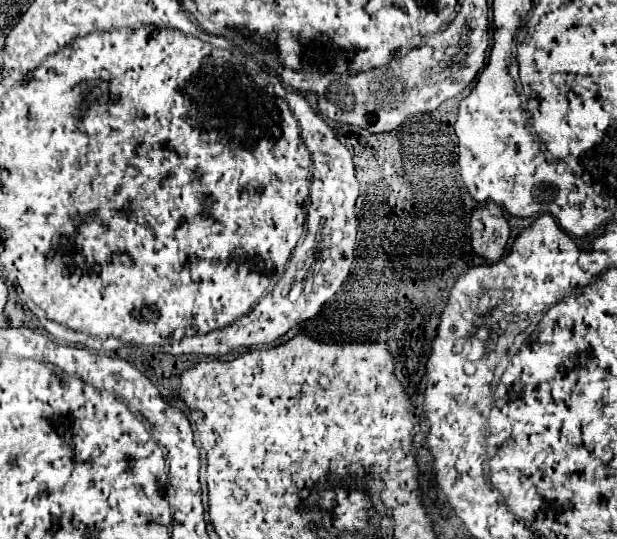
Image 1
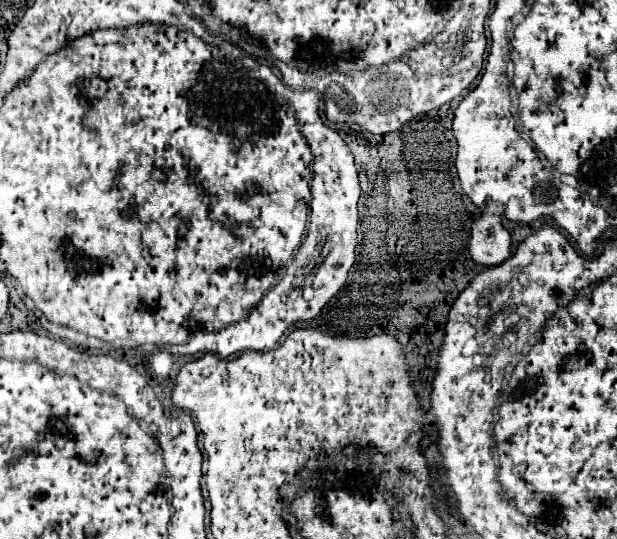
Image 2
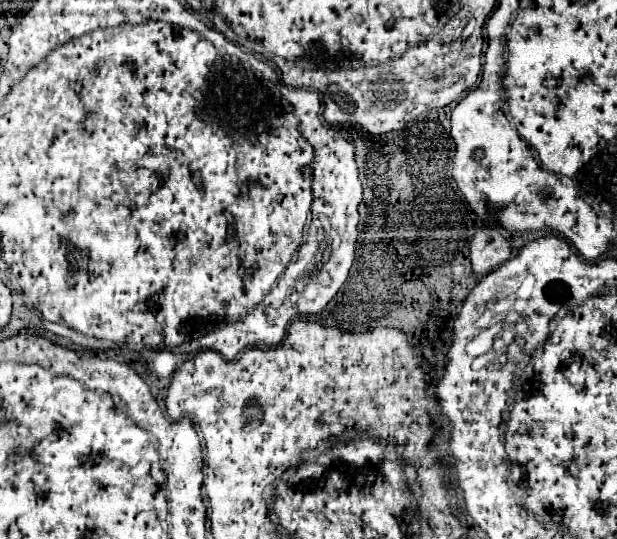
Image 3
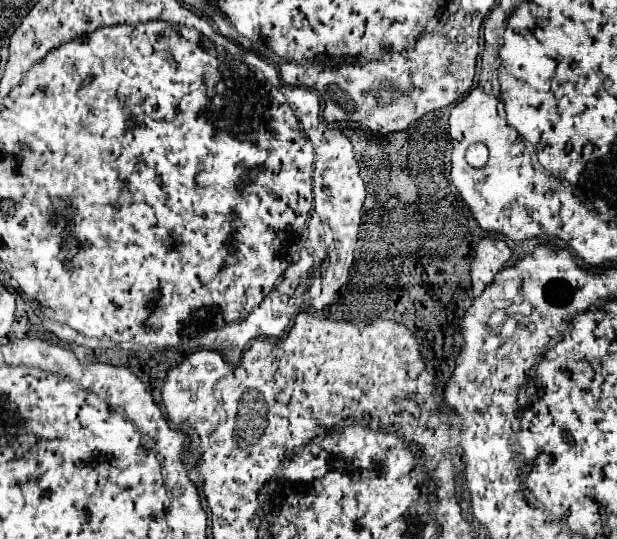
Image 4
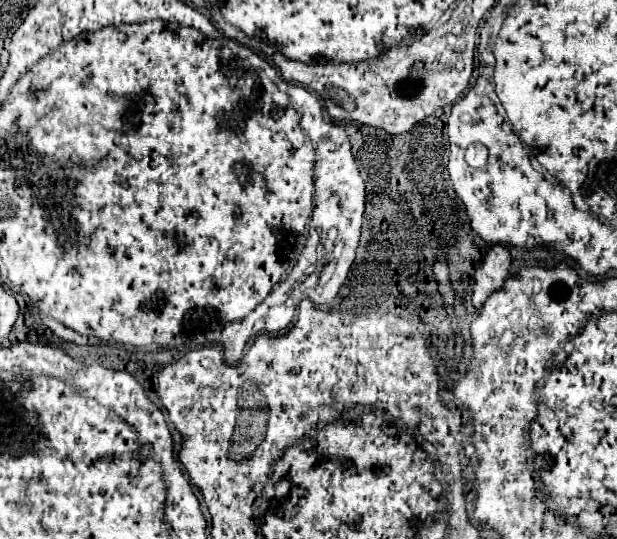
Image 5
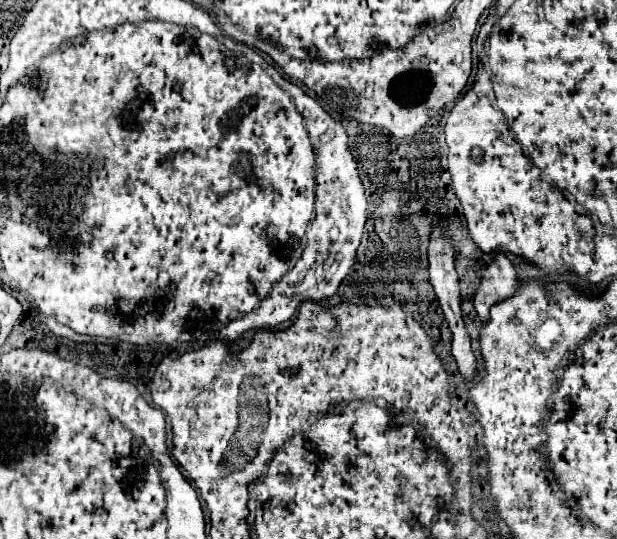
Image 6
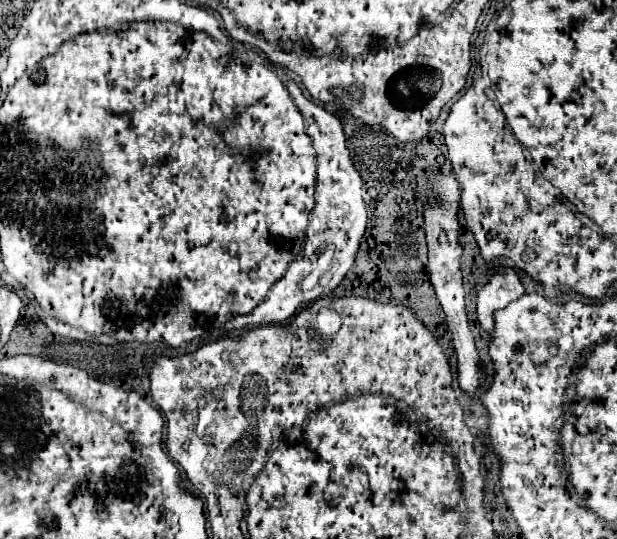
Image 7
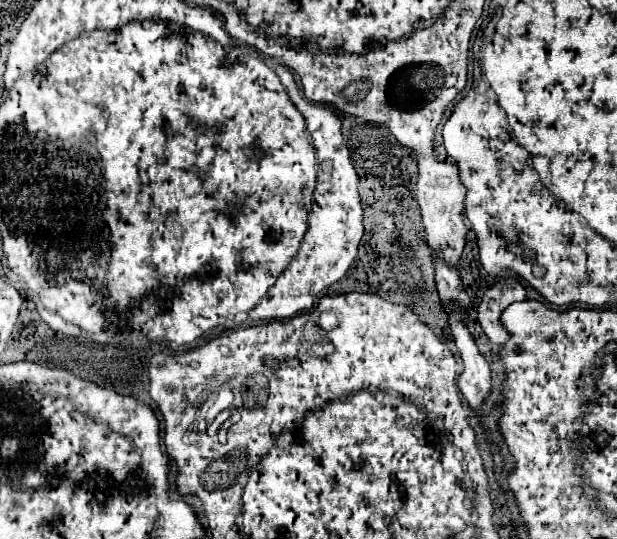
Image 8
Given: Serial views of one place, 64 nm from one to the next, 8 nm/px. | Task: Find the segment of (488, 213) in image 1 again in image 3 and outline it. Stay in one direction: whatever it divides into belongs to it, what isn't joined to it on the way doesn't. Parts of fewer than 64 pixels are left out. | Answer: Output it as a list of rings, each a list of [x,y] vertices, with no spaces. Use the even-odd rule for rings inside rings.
[[[478,228],[472,244],[470,244],[470,260],[472,260],[472,272],[482,280],[490,272],[494,272],[498,266],[502,266],[506,260],[510,260],[510,242],[502,238],[498,228]]]

